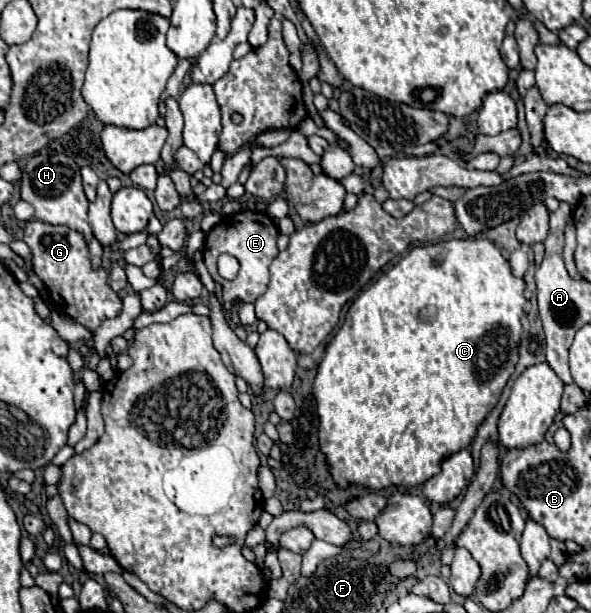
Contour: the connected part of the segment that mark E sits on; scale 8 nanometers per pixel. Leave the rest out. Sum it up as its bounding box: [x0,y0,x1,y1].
[202,211,278,317]

